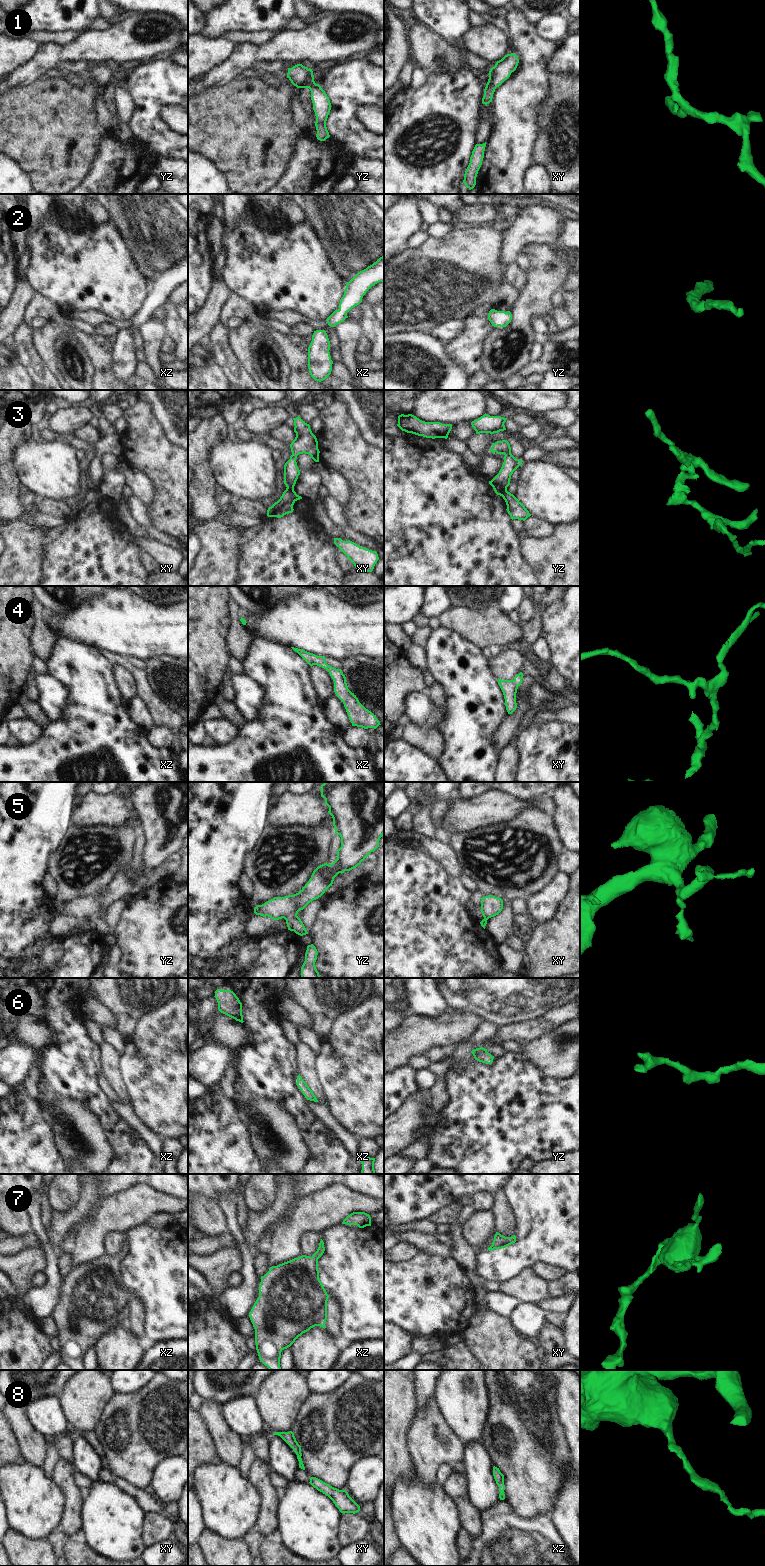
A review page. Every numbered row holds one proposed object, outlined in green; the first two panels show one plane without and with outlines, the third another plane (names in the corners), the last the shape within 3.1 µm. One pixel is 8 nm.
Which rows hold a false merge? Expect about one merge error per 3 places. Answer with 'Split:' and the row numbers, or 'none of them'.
Split: none of them

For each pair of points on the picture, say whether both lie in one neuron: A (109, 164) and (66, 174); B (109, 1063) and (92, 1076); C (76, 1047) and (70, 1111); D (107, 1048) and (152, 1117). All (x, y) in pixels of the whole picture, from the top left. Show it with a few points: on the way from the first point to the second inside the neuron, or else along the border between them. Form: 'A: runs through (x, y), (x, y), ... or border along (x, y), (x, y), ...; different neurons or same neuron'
A: border along (99, 146), (89, 173), (80, 183); different neurons
B: border along (101, 1046), (102, 1071), (104, 1074); different neurons
C: border along (48, 1101), (77, 1099), (92, 1110); different neurons
D: border along (121, 1054), (121, 1073), (129, 1092); different neurons

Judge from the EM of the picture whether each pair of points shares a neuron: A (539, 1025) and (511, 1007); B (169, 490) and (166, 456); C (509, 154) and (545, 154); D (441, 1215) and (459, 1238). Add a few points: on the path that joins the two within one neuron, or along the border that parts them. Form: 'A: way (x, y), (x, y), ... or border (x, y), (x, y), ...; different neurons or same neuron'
A: border (553, 1010), (545, 1016), (509, 1025); different neurons
B: way (169, 482), (169, 468), (166, 464); same neuron
C: border (537, 131), (531, 150), (532, 163); different neurons
D: way (447, 1218), (457, 1228), (457, 1232); same neuron

